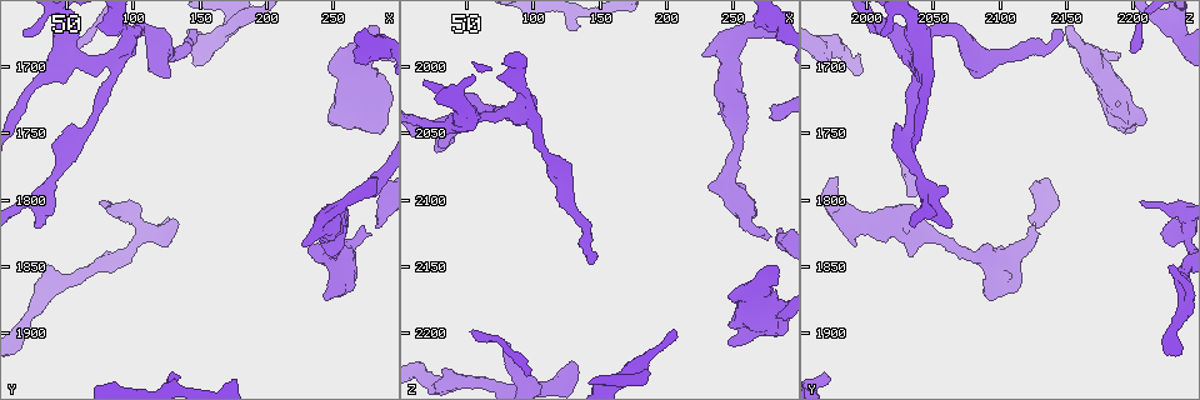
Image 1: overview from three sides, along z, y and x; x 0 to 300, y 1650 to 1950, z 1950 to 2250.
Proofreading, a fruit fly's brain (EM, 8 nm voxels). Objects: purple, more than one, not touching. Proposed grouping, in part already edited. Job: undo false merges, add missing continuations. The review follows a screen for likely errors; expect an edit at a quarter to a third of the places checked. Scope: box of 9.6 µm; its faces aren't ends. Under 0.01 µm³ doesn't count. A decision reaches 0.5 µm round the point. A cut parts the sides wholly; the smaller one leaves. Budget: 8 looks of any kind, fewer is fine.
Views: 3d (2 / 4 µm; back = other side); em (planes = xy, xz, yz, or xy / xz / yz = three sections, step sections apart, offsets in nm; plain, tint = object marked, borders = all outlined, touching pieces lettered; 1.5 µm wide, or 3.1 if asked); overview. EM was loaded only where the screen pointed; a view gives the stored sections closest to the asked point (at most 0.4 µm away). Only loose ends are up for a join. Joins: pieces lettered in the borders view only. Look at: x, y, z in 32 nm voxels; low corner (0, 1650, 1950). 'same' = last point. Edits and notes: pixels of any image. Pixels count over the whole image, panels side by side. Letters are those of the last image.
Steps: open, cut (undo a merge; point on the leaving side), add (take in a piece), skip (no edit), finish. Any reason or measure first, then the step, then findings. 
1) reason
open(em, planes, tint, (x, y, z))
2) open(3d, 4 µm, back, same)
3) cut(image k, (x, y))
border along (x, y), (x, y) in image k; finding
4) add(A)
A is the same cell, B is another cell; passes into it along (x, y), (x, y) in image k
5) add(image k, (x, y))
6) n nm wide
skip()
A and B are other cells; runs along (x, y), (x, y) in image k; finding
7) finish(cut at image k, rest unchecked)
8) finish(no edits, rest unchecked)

an open end
open(em, planes, borders, (242, 1876, 2092))

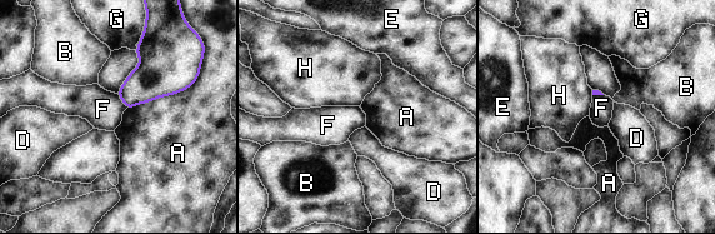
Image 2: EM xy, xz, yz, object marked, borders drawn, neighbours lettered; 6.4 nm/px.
skip()
A, B, D, E, F, G and H are other cells; no lettered piece goes on from it

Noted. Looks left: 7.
an open end
open(em, planes, borders, (282, 1784, 1978))

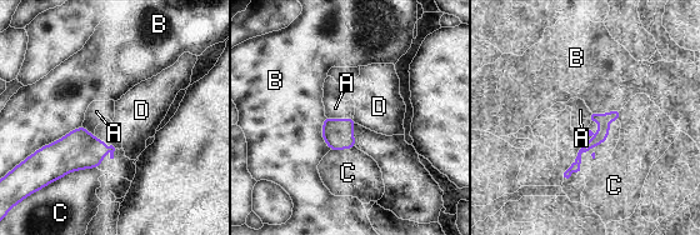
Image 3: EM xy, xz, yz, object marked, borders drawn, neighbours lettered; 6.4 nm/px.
skip()
A, B, C and D are other cells; border along (96, 168), (78, 169), (61, 178) in image 3; none of them fits

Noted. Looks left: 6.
branch stops here
open(3d, 4 µm, (144, 1672, 2144))

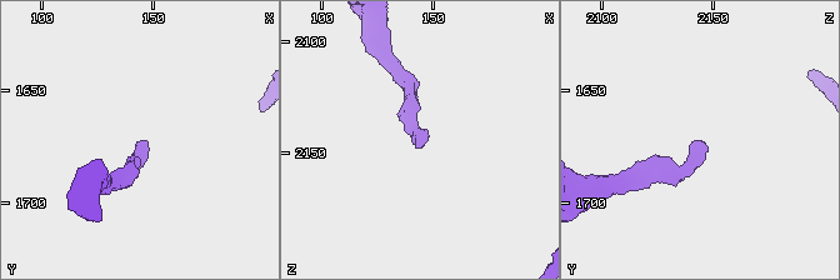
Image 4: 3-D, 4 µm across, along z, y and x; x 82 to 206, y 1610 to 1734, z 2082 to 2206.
open(em, planes, borders, (145, 1671, 2141))

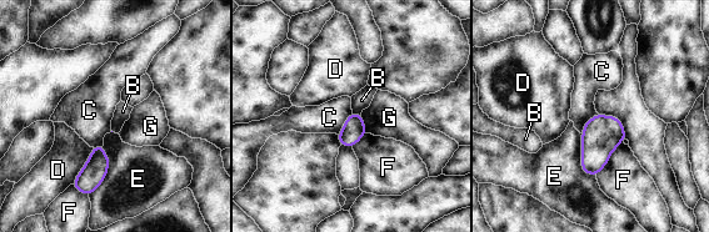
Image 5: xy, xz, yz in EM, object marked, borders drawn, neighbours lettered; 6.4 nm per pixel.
skip()
B, C, D, E, F and G are other cells; border along (598, 114), (585, 122), (580, 132) in image 5; none of them fits

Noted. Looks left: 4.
stops while still wide
open(em, yz, step 4, tint, (284, 1670, 2152))

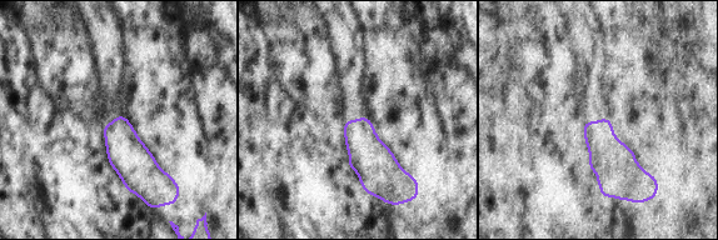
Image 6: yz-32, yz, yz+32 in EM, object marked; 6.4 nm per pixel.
open(em, planes, borders, same)

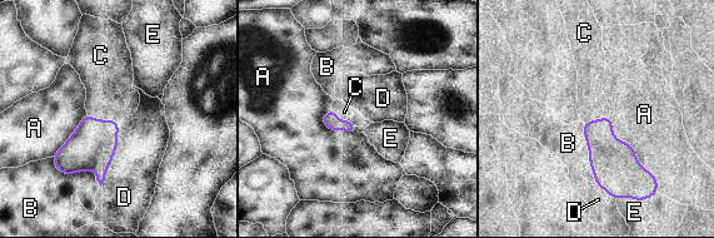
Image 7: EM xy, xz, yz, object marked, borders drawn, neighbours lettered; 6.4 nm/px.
add(C)
C is the same cell, A, B, D and E are other cells; passes into it along (91, 147), (103, 120), (109, 83) in image 7; it goes on there

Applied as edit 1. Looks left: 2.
finish(add at image 7, rest unchecked)

